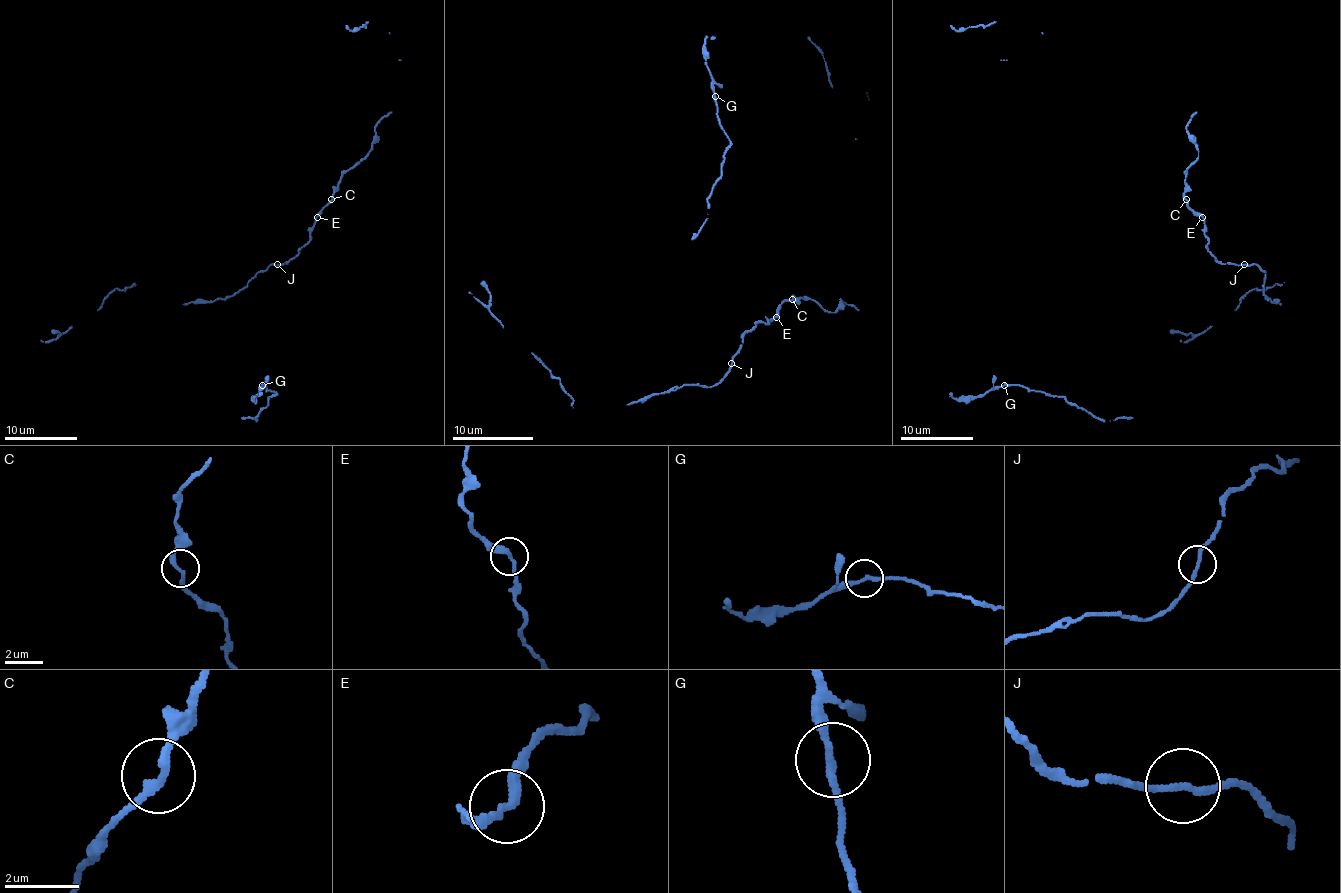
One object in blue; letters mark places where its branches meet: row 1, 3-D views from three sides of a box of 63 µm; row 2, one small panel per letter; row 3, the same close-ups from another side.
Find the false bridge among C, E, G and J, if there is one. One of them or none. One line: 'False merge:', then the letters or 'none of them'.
False merge: none of them

